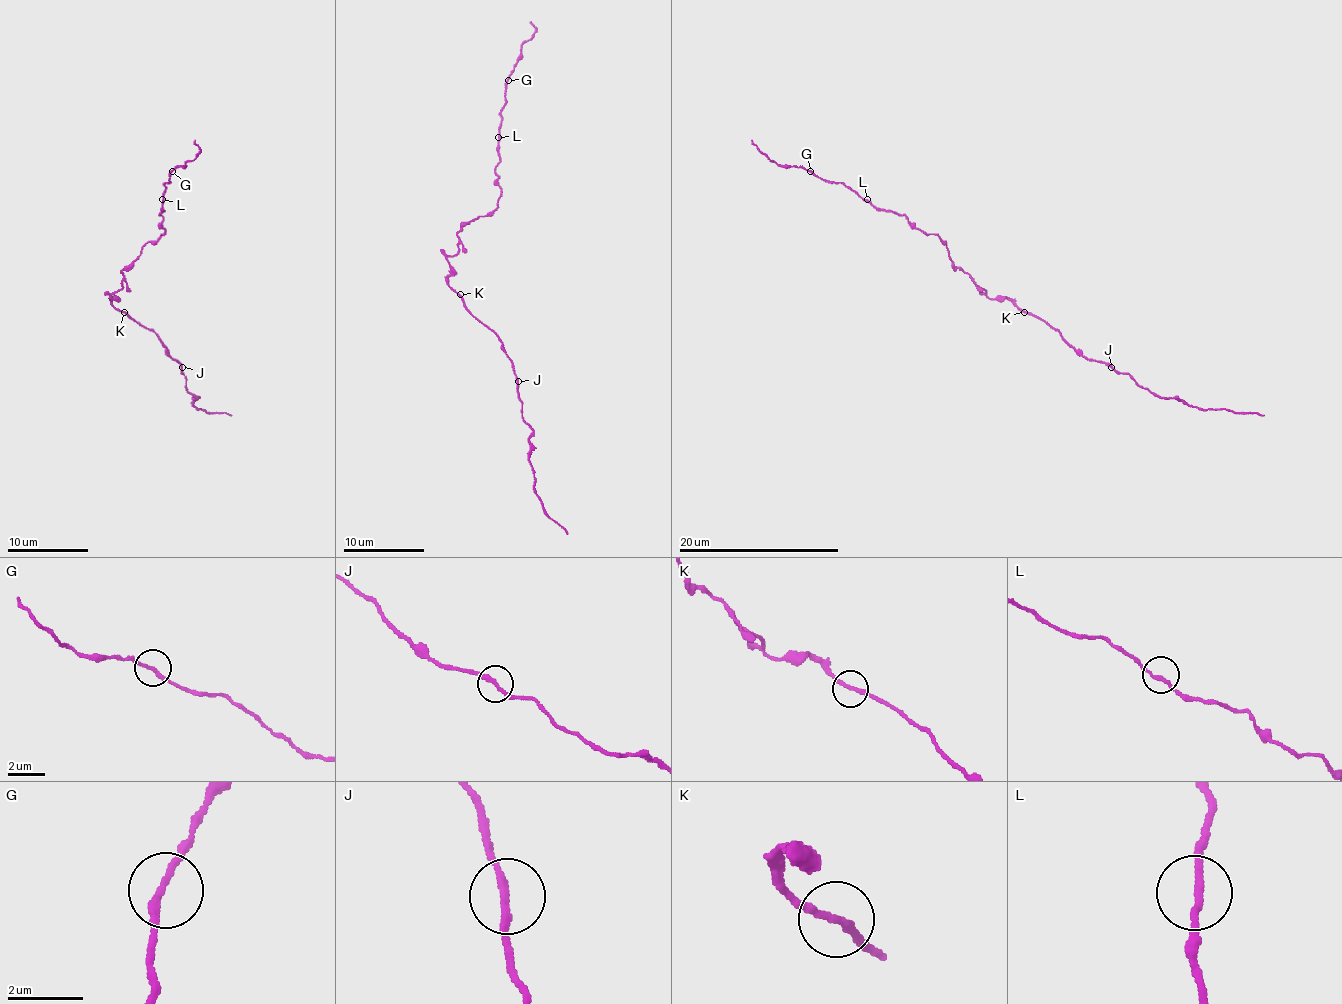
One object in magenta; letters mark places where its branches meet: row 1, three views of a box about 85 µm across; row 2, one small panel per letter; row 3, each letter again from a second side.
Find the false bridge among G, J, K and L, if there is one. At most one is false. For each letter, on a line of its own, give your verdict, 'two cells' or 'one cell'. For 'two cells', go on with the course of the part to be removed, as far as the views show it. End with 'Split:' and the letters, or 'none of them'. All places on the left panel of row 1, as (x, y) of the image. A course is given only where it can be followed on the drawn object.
G: one cell
J: two cells; foreign part runs (182, 366), (186, 388), (196, 396), (192, 398), (196, 409), (230, 415)
K: one cell
L: one cell
Split: J

